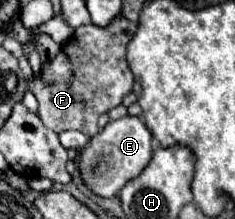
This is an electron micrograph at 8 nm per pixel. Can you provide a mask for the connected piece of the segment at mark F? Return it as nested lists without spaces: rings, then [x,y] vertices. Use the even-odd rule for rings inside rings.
[[[118,19],[108,27],[82,25],[52,61],[42,63],[40,73],[32,73],[28,89],[38,99],[38,117],[44,127],[54,133],[66,129],[78,129],[90,137],[98,133],[98,117],[120,105],[132,91],[134,79],[124,55],[134,33],[136,25],[128,19]]]

